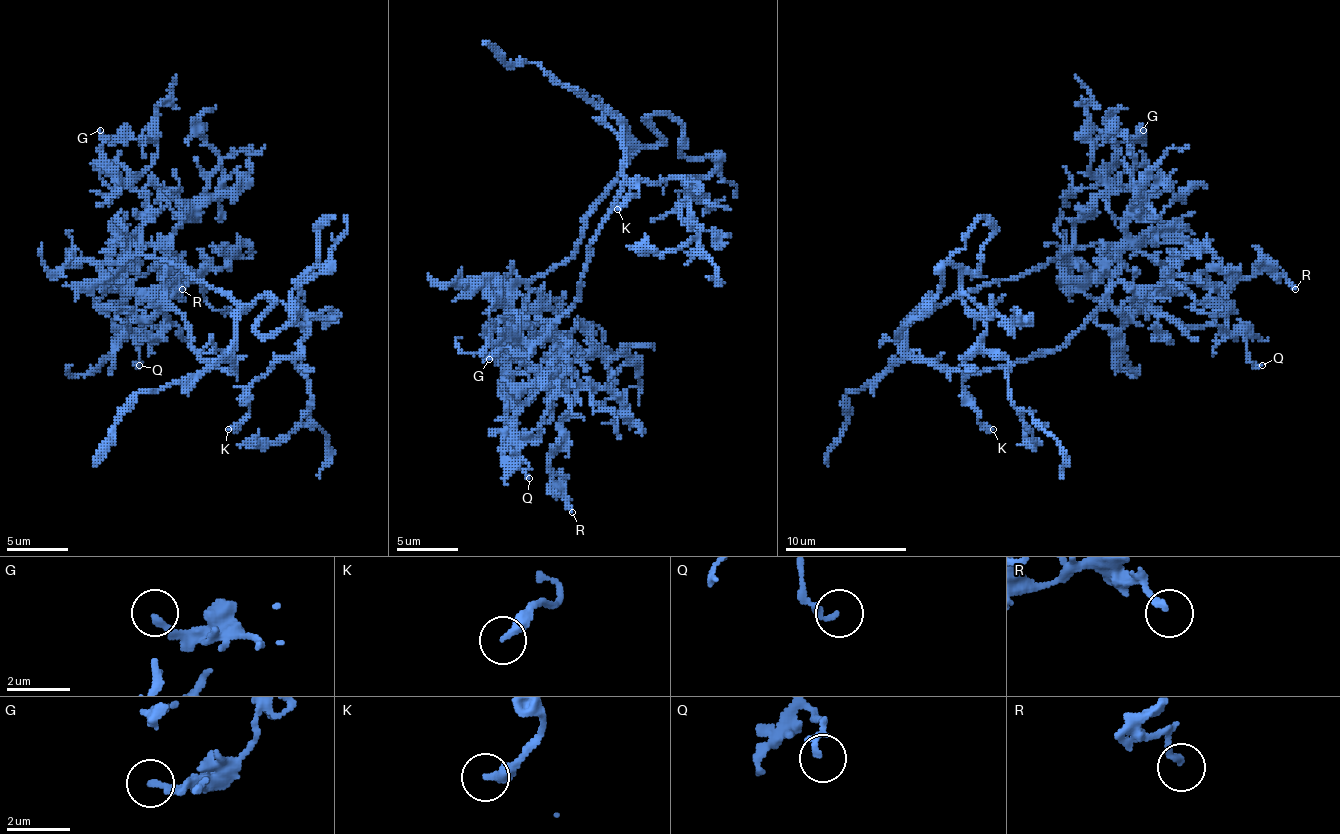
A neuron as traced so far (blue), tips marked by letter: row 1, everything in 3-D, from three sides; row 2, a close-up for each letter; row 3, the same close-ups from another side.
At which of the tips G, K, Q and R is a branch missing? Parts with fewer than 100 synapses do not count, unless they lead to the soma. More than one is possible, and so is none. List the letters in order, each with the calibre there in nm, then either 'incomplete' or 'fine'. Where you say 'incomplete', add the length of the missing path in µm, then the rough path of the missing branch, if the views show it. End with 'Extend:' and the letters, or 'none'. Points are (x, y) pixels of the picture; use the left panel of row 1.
G: 200 nm thick; fine
K: 320 nm thick; fine
Q: 180 nm thick; fine
R: 190 nm thick; fine
Extend: none

